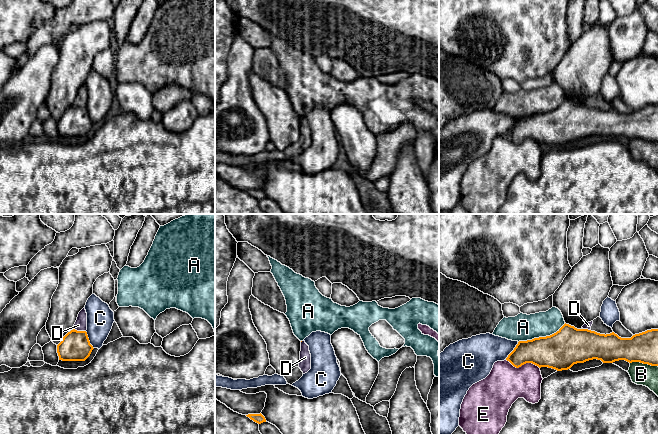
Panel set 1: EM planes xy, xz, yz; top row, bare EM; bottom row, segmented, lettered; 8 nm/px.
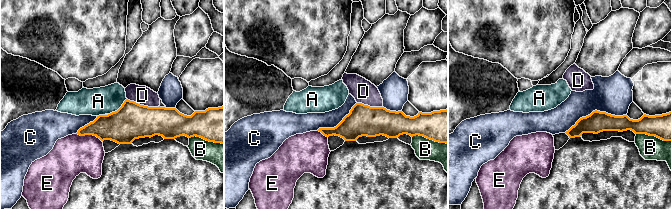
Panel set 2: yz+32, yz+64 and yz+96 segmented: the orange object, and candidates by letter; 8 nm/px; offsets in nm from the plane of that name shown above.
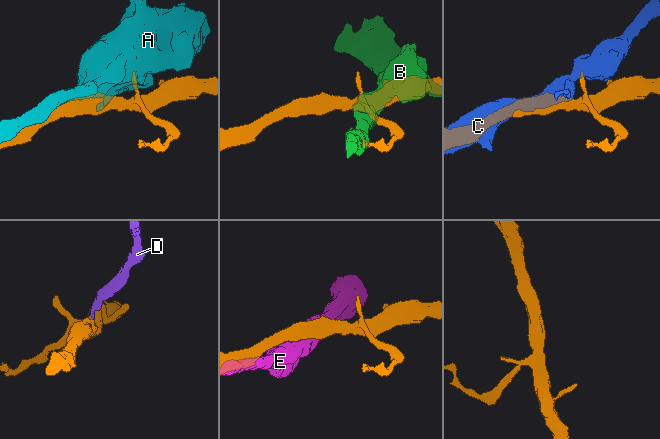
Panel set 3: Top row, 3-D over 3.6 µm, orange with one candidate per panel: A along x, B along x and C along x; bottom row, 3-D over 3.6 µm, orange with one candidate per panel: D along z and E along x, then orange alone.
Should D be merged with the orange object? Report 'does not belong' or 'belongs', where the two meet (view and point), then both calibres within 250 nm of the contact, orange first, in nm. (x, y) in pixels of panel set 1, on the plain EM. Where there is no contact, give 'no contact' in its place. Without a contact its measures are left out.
does not belong; meets orange in xy at (80, 107); 240 nm thick on the orange side, 100 nm on the other

